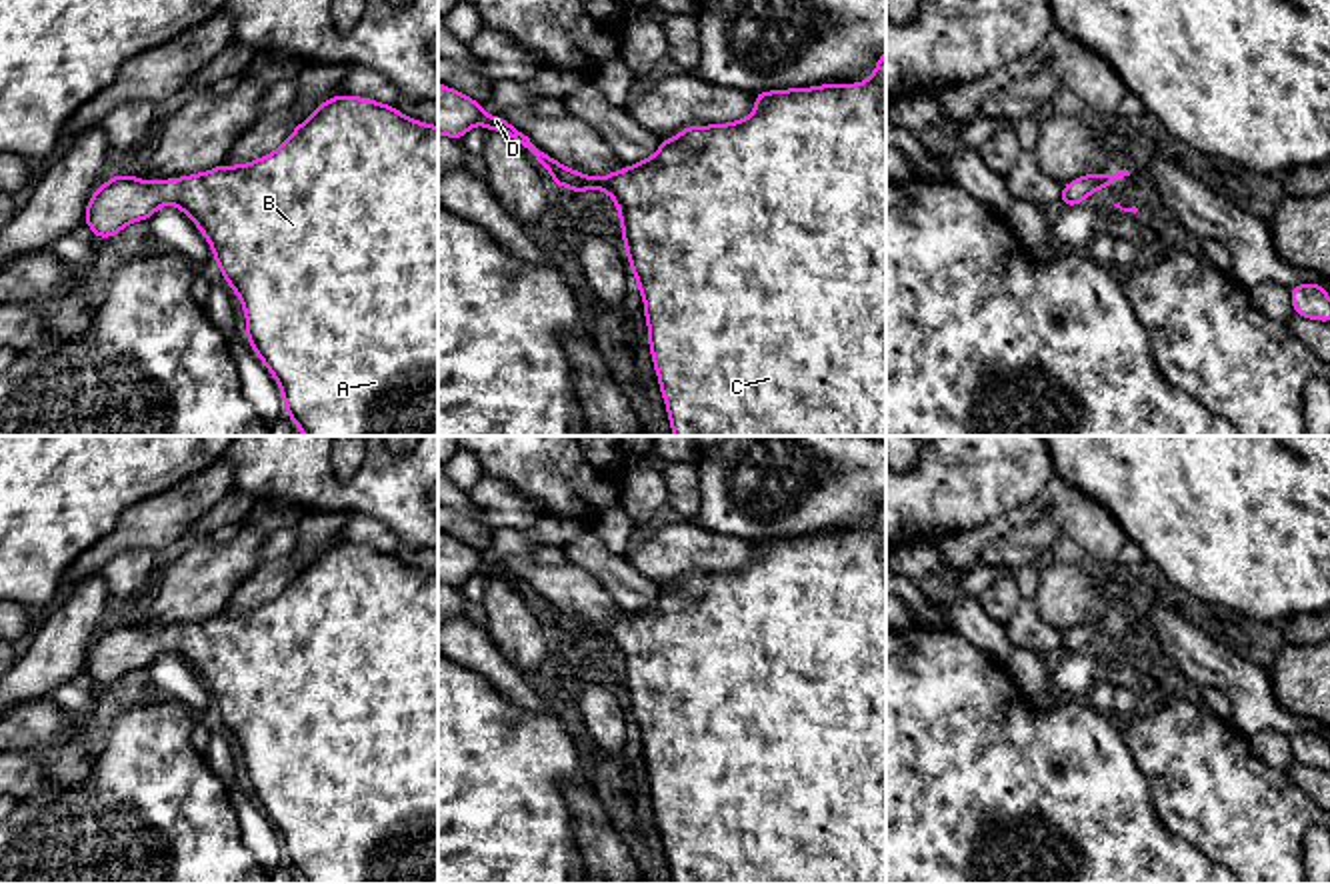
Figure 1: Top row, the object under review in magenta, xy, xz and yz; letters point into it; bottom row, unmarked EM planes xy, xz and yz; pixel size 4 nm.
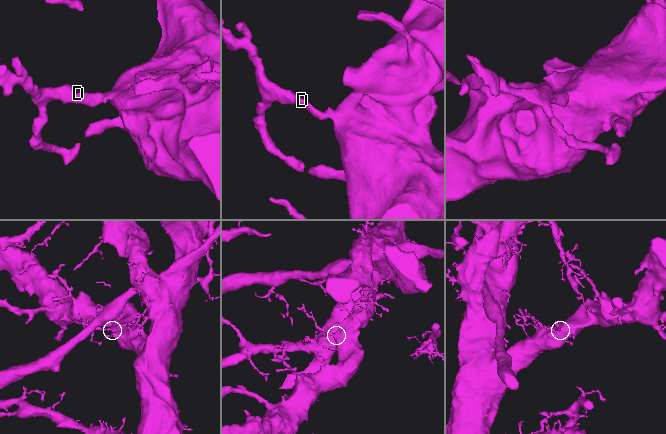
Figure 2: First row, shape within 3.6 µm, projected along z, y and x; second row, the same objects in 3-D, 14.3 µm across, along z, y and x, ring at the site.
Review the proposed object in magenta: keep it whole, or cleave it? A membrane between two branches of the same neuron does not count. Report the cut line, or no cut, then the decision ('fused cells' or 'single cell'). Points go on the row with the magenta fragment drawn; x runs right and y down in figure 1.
cut none; single cell

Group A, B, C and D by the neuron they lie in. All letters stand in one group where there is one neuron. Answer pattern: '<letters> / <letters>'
A B C D

